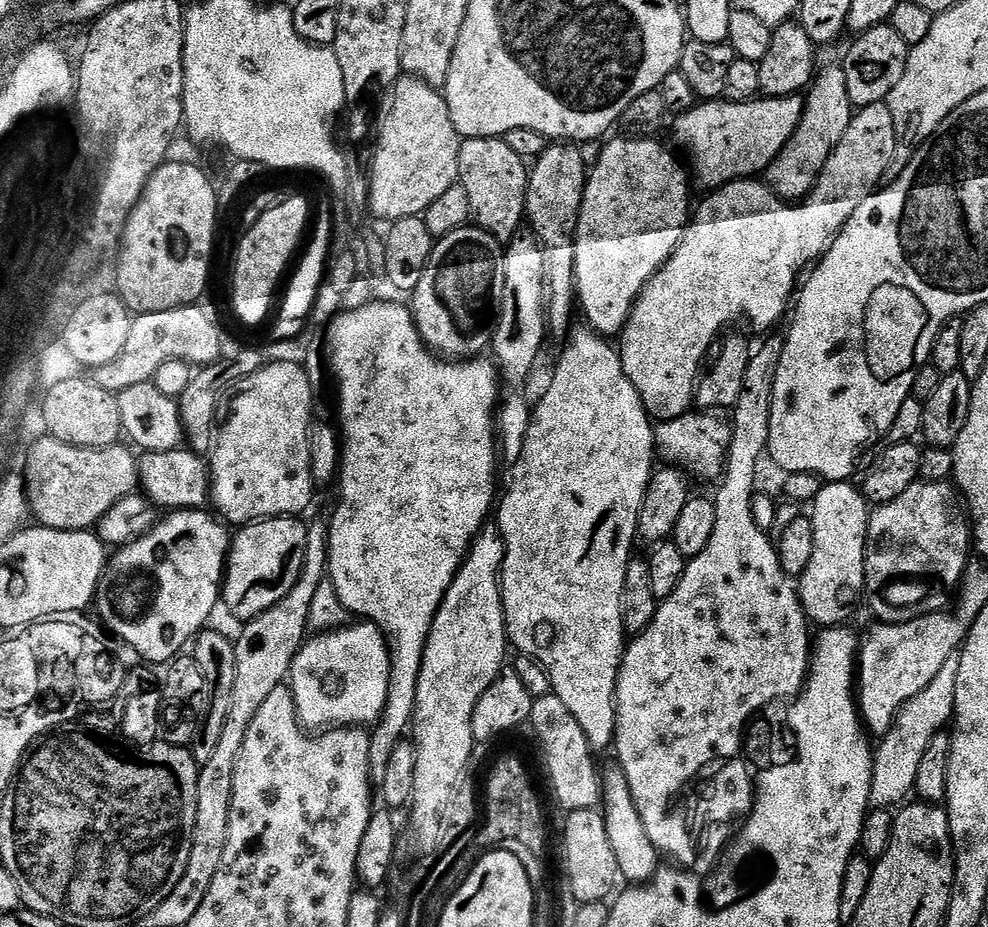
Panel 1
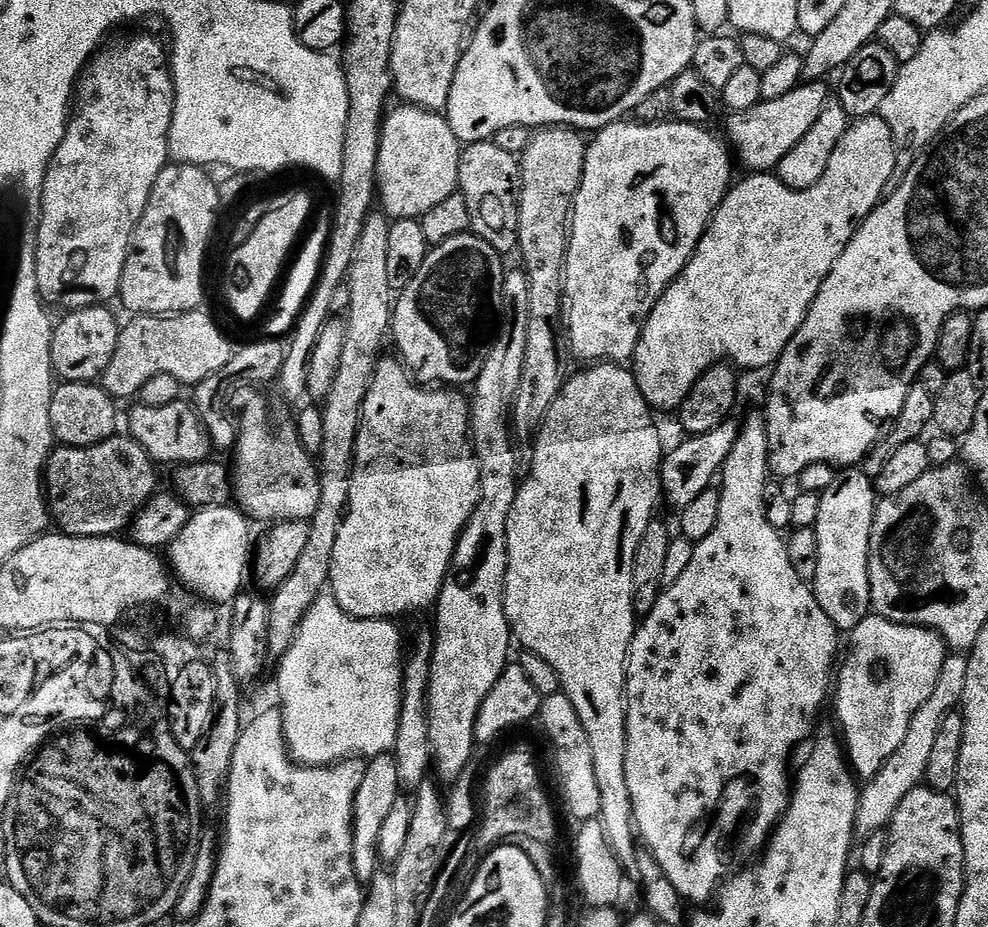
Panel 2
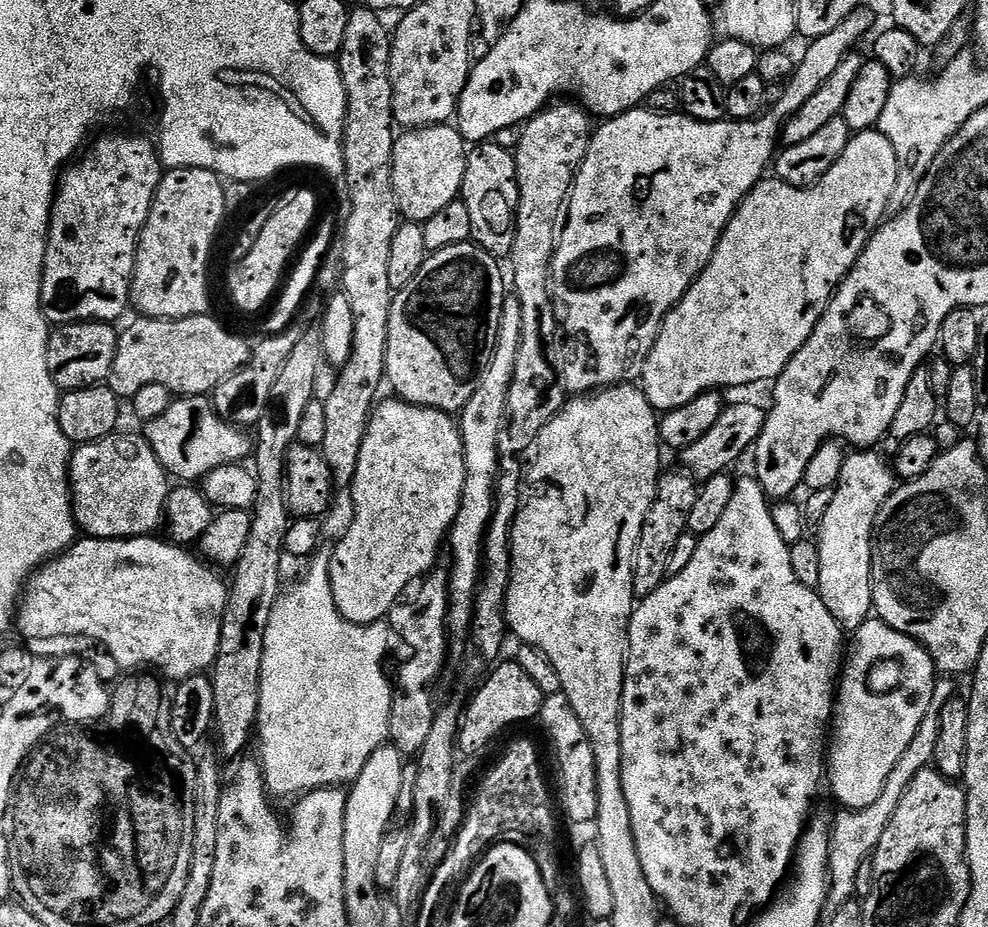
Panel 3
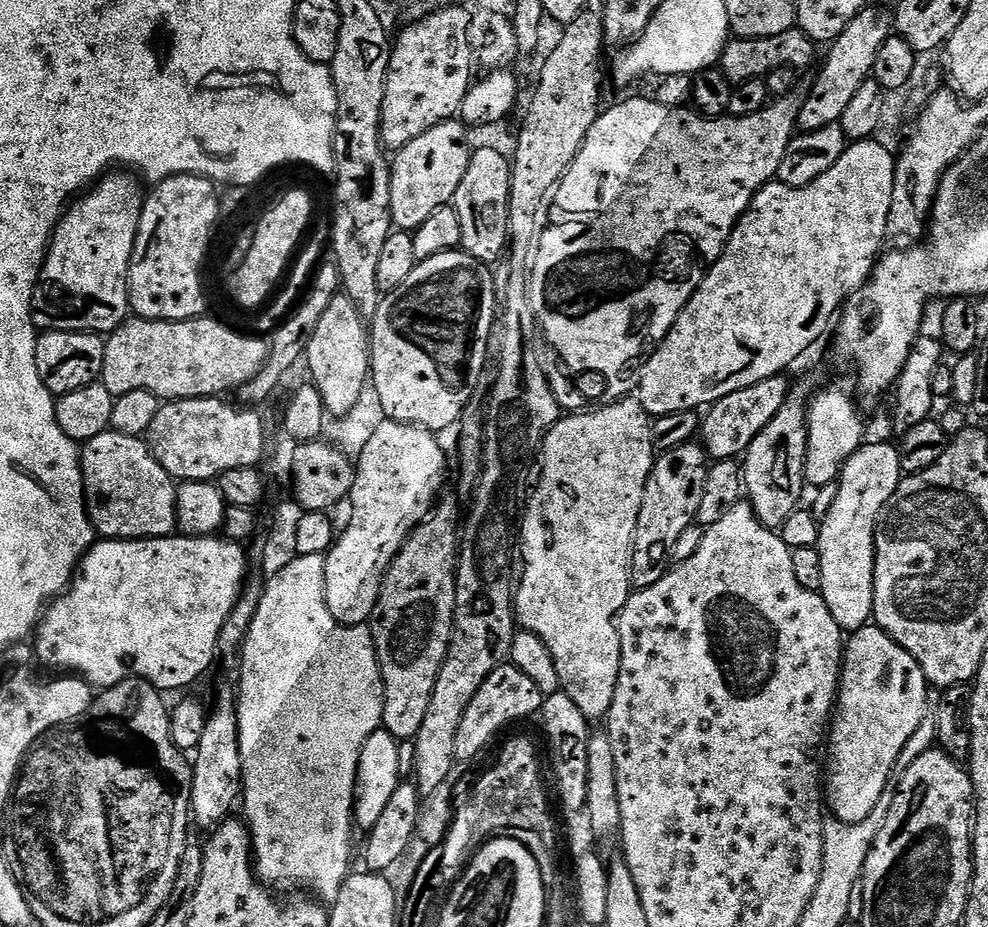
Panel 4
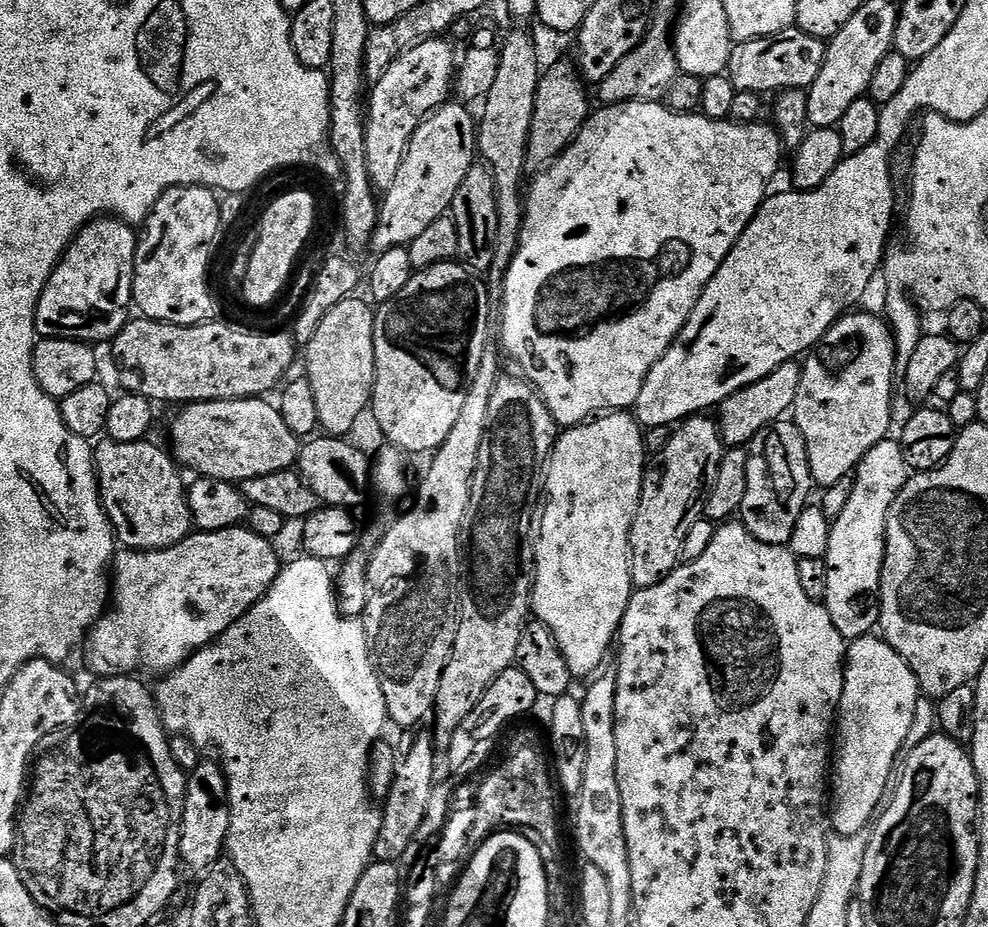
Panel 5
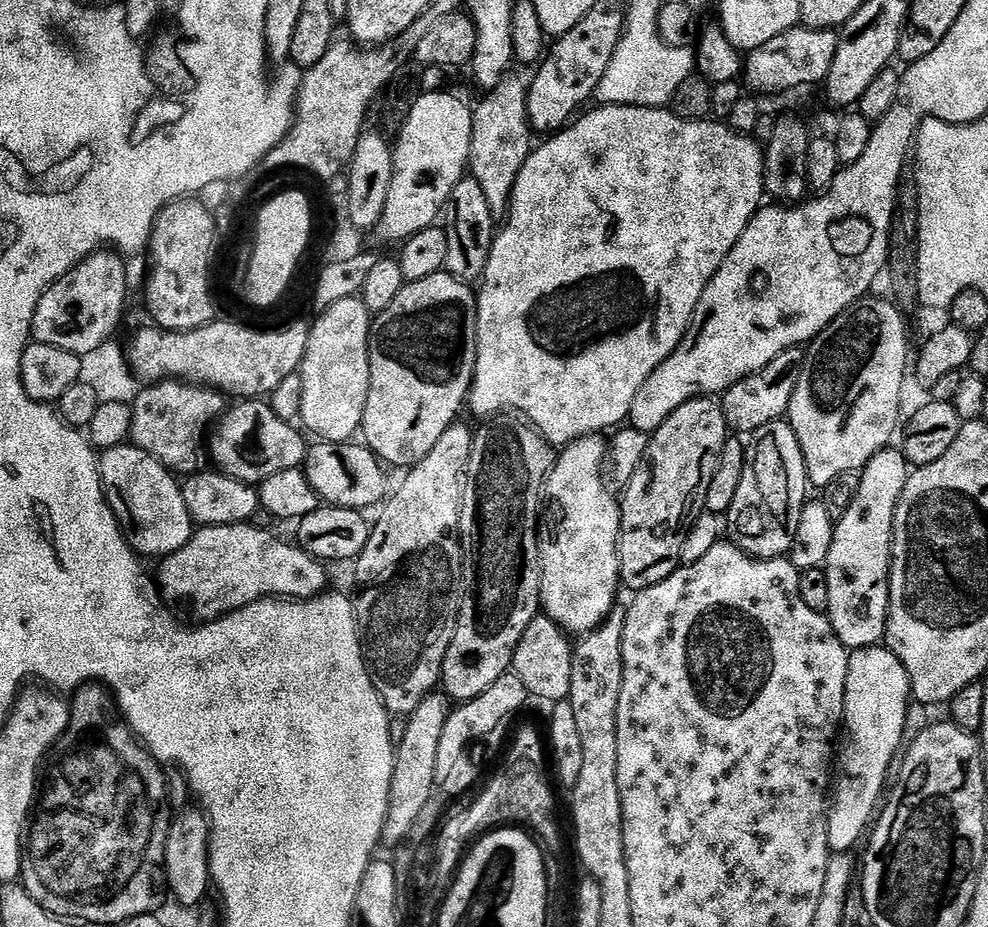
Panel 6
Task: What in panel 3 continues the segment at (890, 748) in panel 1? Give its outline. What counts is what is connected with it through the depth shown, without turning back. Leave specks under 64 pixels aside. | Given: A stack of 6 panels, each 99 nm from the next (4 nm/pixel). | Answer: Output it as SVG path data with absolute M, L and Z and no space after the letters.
M948 678L937 679L934 686L934 698L930 702L930 710L926 718L922 718L922 726L918 726L918 734L914 734L914 742L906 746L906 754L898 758L894 770L890 770L890 778L886 778L886 786L882 786L882 794L878 794L870 806L855 810L837 811L836 821L830 824L830 854L828 855L828 904L833 909L842 906L847 900L855 897L855 879L861 865L869 861L875 852L882 834L886 834L886 826L890 826L890 818L894 810L902 802L902 794L910 786L910 782L923 770L932 764L934 745L938 743L938 718L942 706L954 695L953 681Z

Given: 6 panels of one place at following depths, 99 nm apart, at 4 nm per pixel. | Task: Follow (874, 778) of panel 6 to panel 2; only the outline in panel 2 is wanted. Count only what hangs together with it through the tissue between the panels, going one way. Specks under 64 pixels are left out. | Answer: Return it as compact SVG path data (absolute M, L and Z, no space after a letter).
M875 614L868 615L858 626L851 629L852 641L847 641L848 657L838 668L834 680L834 700L836 696L836 720L844 731L842 744L846 749L846 759L855 775L861 781L871 780L878 770L898 750L902 738L906 738L906 730L912 721L912 715L922 710L922 702L934 694L934 686L938 686L938 674L944 665L946 645L944 639L928 628L919 628L913 624L895 624Z

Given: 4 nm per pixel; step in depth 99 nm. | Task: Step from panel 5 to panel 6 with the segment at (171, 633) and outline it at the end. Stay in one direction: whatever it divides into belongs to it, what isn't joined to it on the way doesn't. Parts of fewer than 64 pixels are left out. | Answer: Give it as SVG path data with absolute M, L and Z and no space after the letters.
M252 522L197 527L182 550L163 557L159 564L163 599L181 617L189 616L192 619L189 621L201 625L220 620L259 600L310 600L329 587L321 561L295 543L281 539L275 531L258 528Z

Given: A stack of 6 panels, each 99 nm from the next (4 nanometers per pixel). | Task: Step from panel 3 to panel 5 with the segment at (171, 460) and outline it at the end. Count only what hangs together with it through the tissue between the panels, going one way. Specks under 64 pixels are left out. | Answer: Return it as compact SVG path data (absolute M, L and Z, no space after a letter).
M253 398L250 400L202 400L181 407L172 424L173 457L185 469L193 468L196 474L210 479L229 482L243 482L248 479L262 478L263 475L291 469L297 463L302 447L301 437L296 436L282 422L282 414L275 403L267 404L267 399Z

